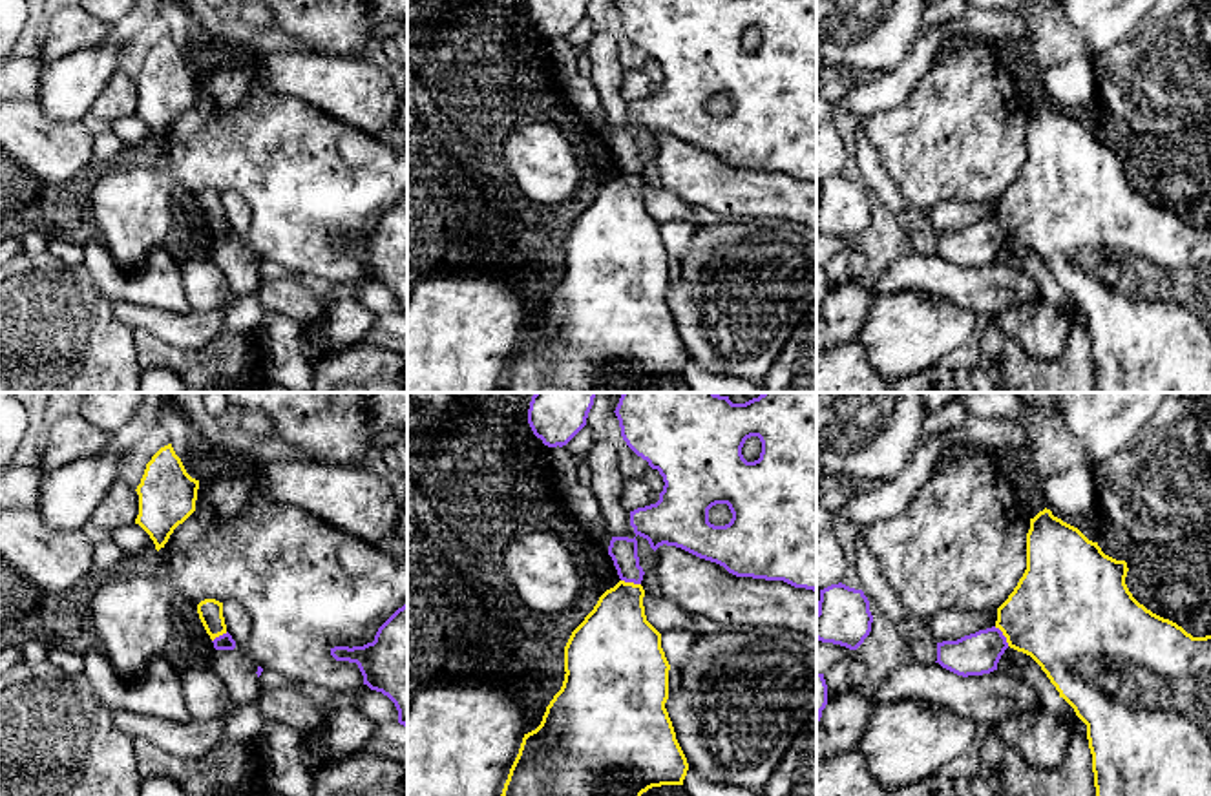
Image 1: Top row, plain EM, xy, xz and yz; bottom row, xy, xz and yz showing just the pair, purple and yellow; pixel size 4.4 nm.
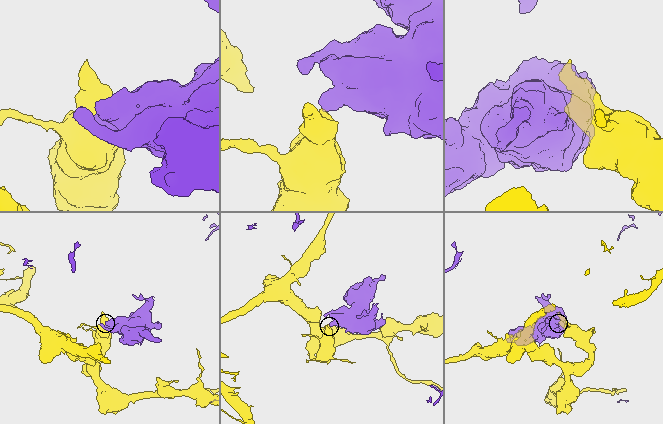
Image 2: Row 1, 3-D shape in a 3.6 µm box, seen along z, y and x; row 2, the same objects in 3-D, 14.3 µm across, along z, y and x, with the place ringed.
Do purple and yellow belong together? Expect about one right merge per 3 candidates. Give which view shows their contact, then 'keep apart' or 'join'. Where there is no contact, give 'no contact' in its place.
contact in yz; keep apart

